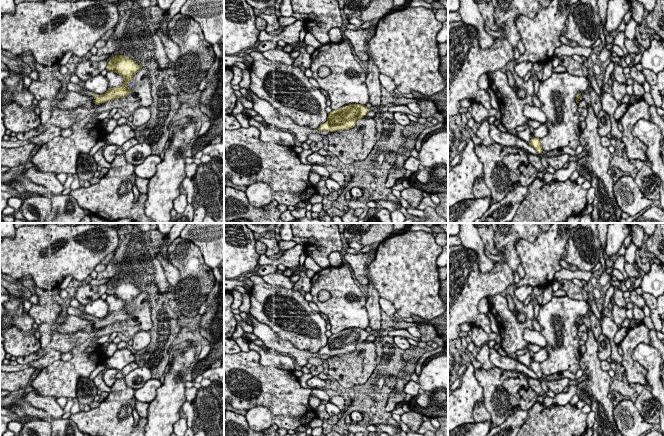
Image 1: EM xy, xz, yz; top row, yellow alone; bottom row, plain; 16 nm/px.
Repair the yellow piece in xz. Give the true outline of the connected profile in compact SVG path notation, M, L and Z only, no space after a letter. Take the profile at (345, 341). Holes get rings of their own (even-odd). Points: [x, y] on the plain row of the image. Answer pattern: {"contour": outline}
{"contour": "M349 328L328 337L327 345L317 353L319 355L336 356L355 351L358 343L364 342L370 335L365 329Z"}

